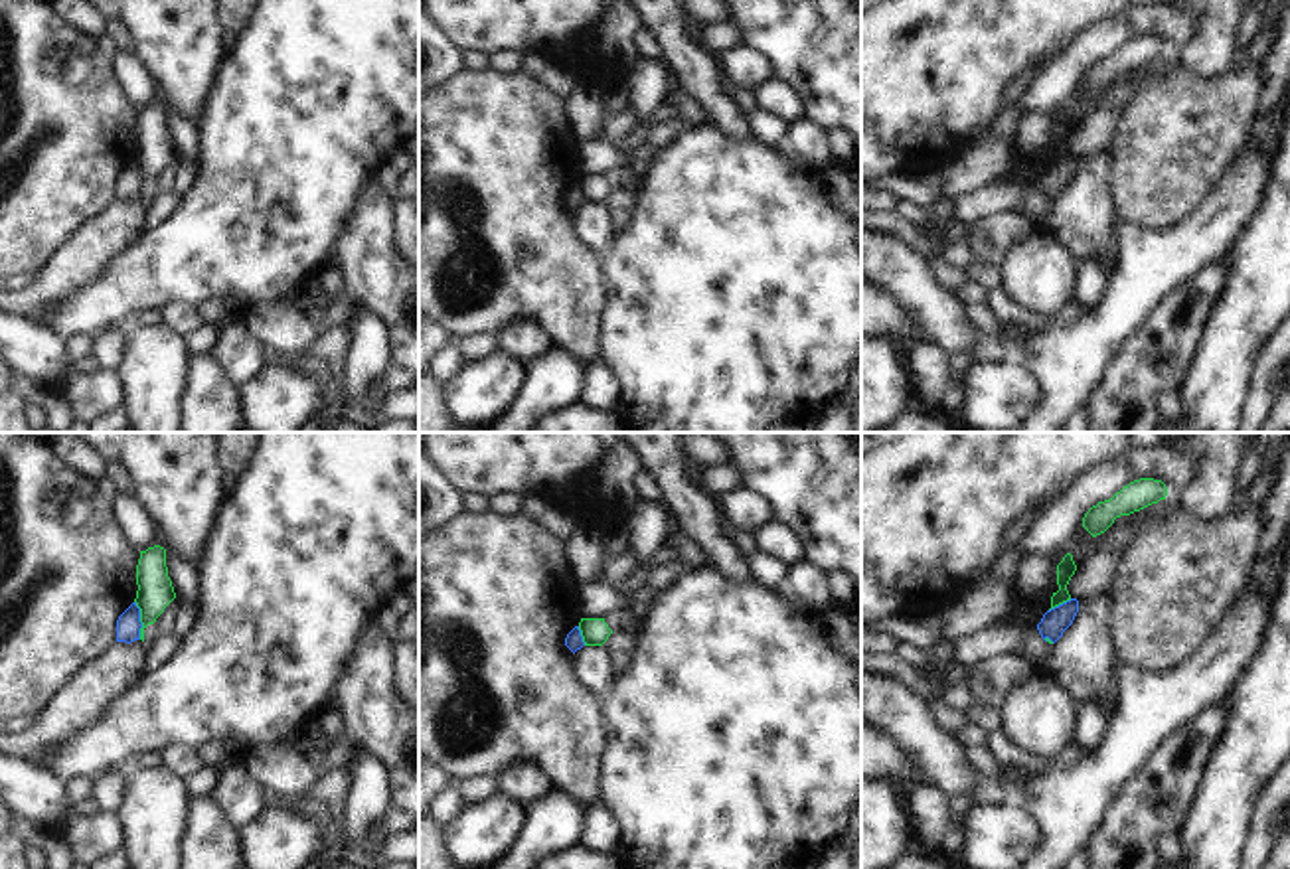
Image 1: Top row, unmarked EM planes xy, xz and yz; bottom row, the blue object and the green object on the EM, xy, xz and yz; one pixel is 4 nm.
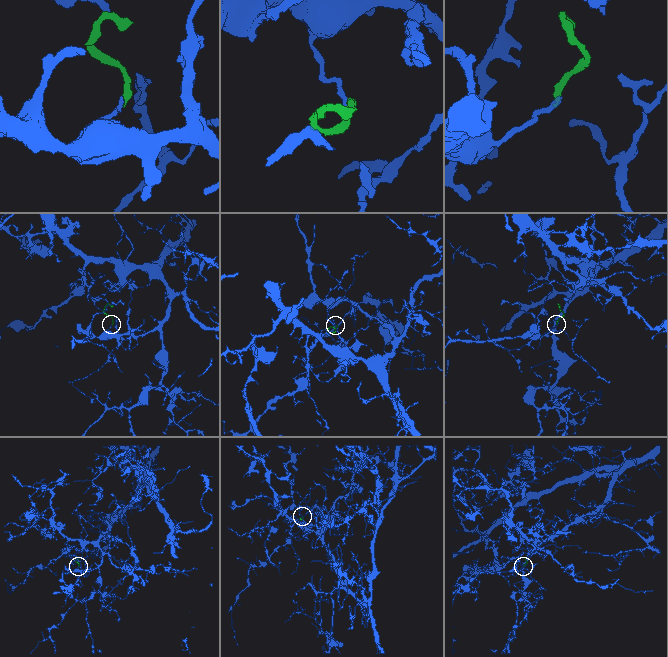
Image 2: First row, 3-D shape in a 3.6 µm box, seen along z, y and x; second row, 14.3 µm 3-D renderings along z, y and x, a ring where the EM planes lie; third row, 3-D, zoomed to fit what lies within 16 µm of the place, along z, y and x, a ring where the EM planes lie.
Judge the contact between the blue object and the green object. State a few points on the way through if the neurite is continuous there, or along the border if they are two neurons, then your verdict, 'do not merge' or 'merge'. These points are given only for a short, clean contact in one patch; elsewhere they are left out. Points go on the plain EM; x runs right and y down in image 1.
along xy (135, 158), (141, 170), (141, 196) | do not merge

